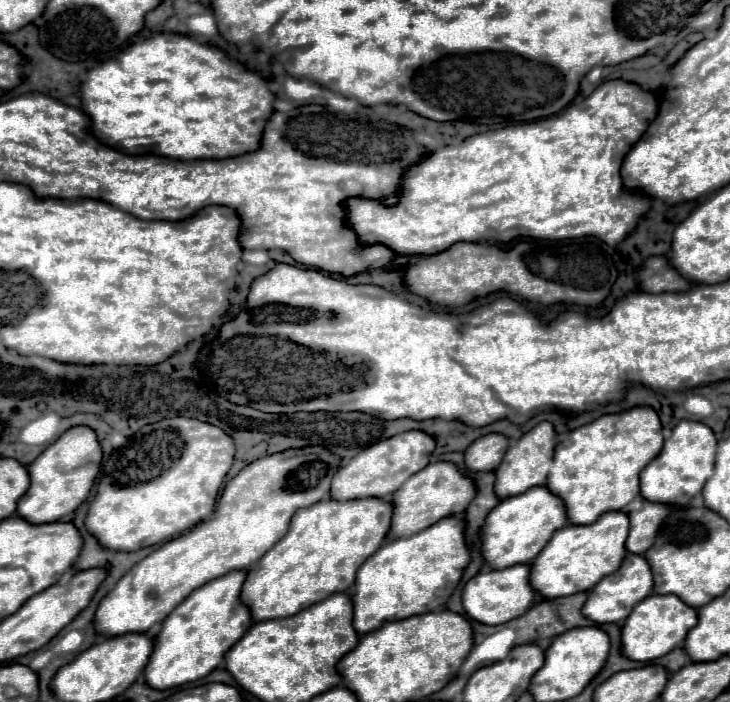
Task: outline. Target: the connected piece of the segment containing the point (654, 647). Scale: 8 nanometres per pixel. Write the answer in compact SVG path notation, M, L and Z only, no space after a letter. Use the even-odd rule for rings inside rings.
M650 594L642 602L638 602L638 606L634 606L630 616L626 618L622 626L620 652L626 658L638 660L638 662L656 660L668 654L670 650L674 650L676 646L680 646L682 638L686 638L686 634L690 632L690 626L696 626L696 624L698 624L696 610L686 606L680 598L674 598L674 594L666 594L666 596Z

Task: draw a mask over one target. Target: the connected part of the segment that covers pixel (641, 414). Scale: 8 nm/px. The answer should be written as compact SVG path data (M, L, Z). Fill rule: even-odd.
M644 406L644 408L626 410L622 414L600 416L598 420L572 430L572 438L564 438L558 442L558 446L554 448L546 488L554 496L564 500L566 516L572 524L596 522L600 514L610 512L610 510L624 510L626 504L632 502L634 496L638 496L638 474L662 450L664 438L662 438L660 430L662 430L662 426L660 426L658 414L652 408Z

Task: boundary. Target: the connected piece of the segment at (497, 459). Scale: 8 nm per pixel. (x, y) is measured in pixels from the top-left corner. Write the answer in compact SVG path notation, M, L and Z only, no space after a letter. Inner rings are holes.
M486 434L474 440L464 452L464 464L470 472L494 472L508 450L508 438L502 434Z

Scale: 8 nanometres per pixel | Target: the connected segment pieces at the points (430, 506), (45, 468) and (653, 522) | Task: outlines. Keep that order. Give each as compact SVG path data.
M432 462L418 474L412 474L392 494L390 504L394 506L394 518L390 522L390 534L386 536L408 538L410 534L416 534L418 530L424 530L426 526L432 526L434 522L450 514L462 514L474 496L476 496L474 482L468 476L464 476L452 462Z
M76 426L64 432L54 444L50 444L30 466L30 488L18 500L16 516L30 524L58 522L70 516L90 494L94 478L98 476L102 450L96 434L86 426Z
M644 502L640 510L628 512L630 532L624 548L632 554L644 554L654 544L654 534L658 532L658 526L668 516L668 512L670 506L652 504L652 502Z

